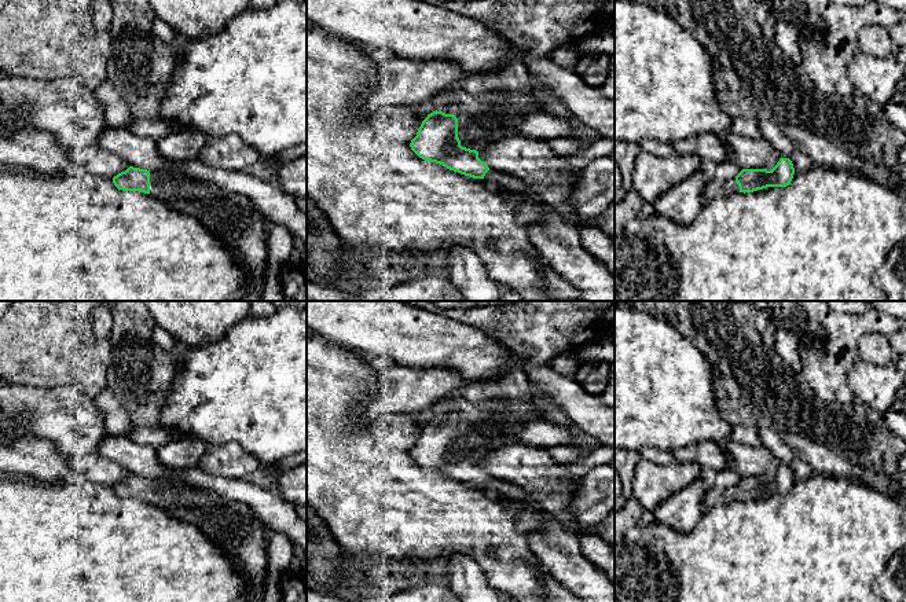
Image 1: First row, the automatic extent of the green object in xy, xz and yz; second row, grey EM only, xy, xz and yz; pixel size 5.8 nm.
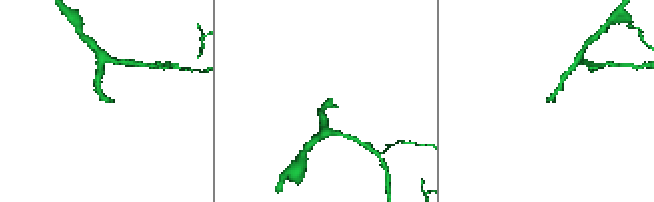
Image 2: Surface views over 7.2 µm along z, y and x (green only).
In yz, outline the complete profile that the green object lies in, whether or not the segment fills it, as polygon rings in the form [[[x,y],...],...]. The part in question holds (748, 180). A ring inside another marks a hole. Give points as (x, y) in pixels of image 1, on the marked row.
[[[780,158],[771,169],[742,169],[734,179],[720,180],[714,177],[704,190],[704,202],[711,202],[719,197],[730,197],[737,192],[753,192],[767,187],[786,187],[795,175],[793,164],[789,158]]]

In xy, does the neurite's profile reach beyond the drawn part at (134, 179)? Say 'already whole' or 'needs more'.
needs more

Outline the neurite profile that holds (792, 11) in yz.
[[[755,0],[767,3],[771,7],[771,19],[774,22],[789,22],[796,29],[803,26],[810,33],[825,30],[825,22],[813,11],[806,12],[800,0]]]

